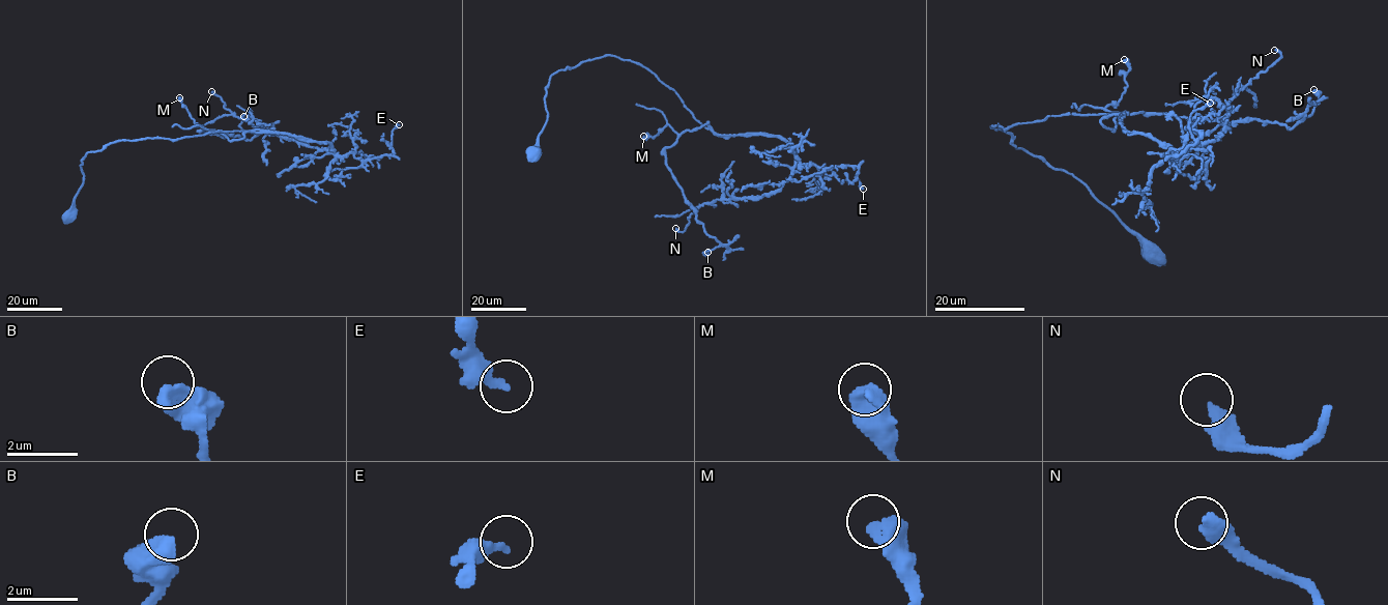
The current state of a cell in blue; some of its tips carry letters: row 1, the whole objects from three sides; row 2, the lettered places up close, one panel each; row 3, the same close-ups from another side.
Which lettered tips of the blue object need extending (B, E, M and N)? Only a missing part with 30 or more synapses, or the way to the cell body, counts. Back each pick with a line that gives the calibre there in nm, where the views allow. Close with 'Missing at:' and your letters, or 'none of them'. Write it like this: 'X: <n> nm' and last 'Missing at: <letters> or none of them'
Missing at: none of them

